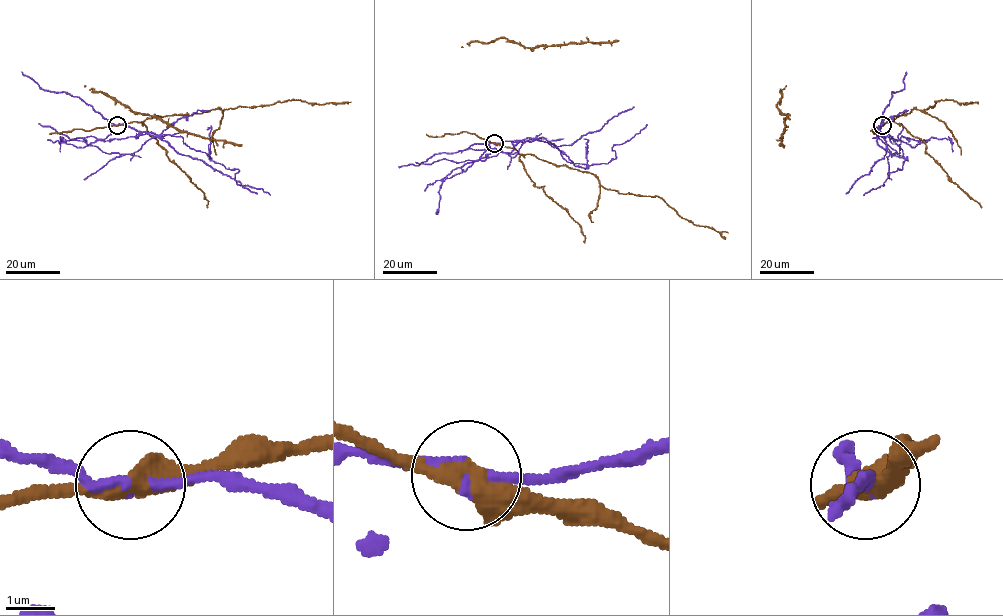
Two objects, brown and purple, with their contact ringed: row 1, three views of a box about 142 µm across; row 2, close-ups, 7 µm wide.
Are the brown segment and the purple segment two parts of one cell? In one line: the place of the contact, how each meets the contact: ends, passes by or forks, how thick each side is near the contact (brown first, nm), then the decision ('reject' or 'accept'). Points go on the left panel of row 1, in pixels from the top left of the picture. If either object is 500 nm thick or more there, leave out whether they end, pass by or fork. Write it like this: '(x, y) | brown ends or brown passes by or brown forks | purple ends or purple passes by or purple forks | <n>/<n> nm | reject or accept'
(117, 125) | brown passes by | purple passes by | 440/260 nm | reject

